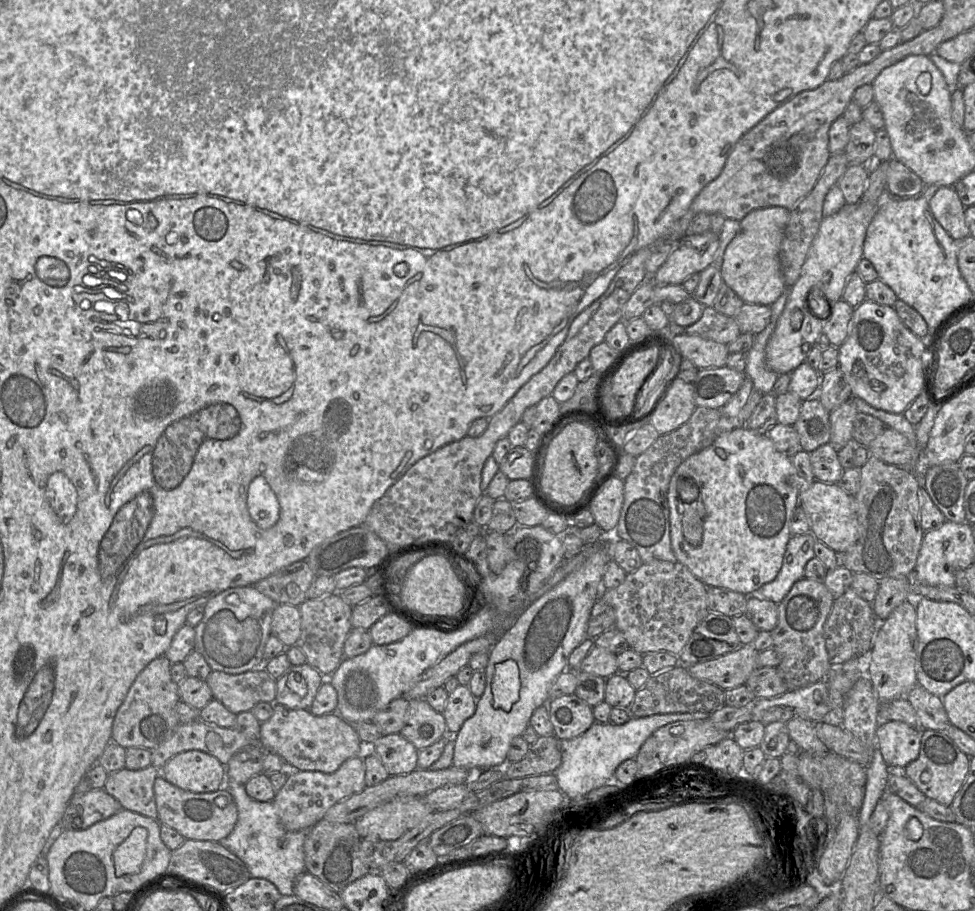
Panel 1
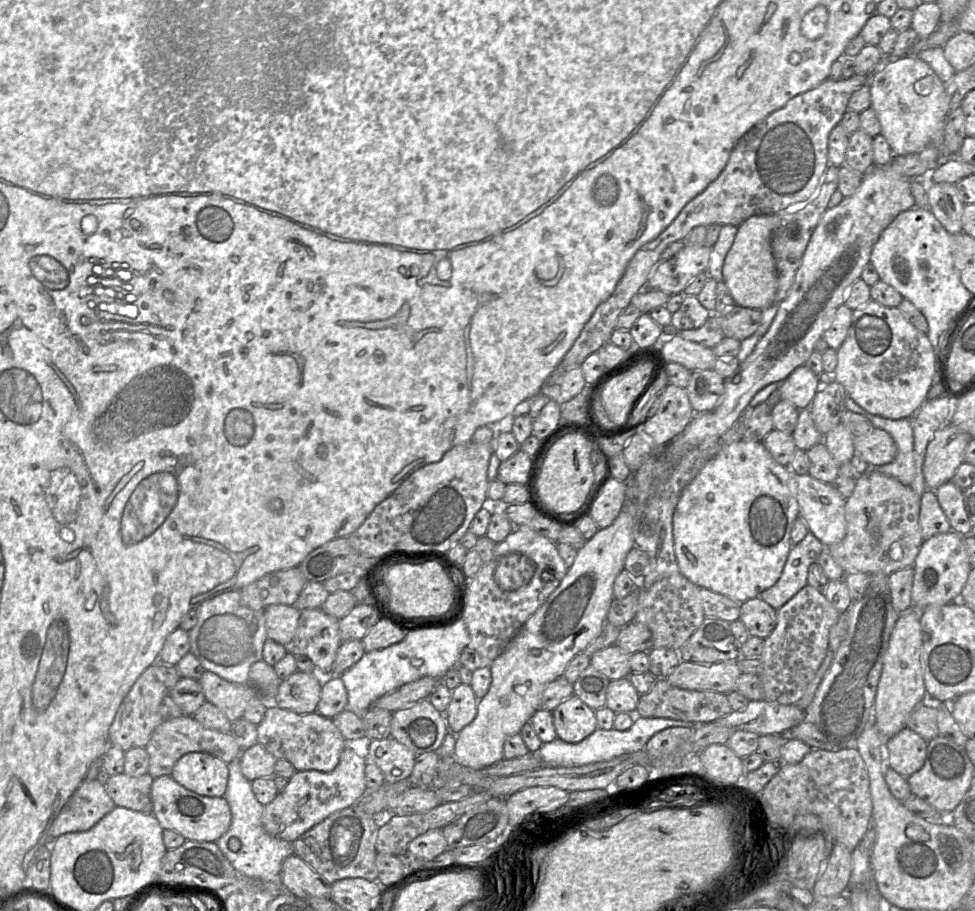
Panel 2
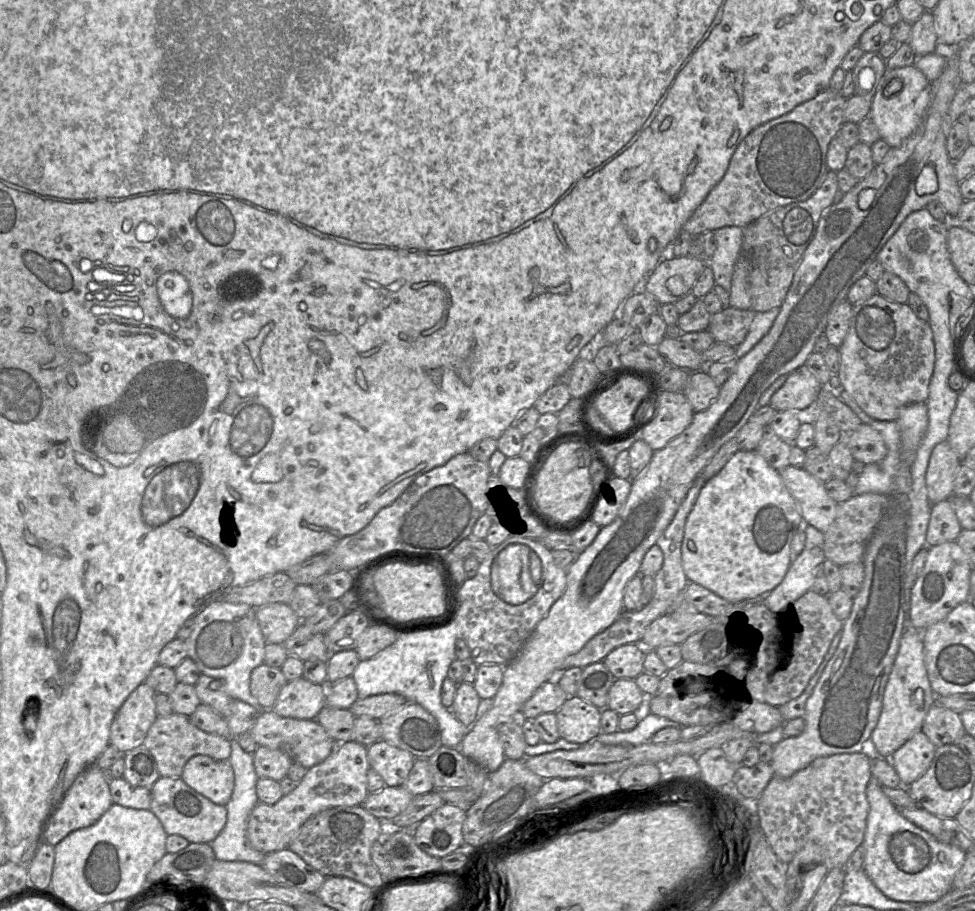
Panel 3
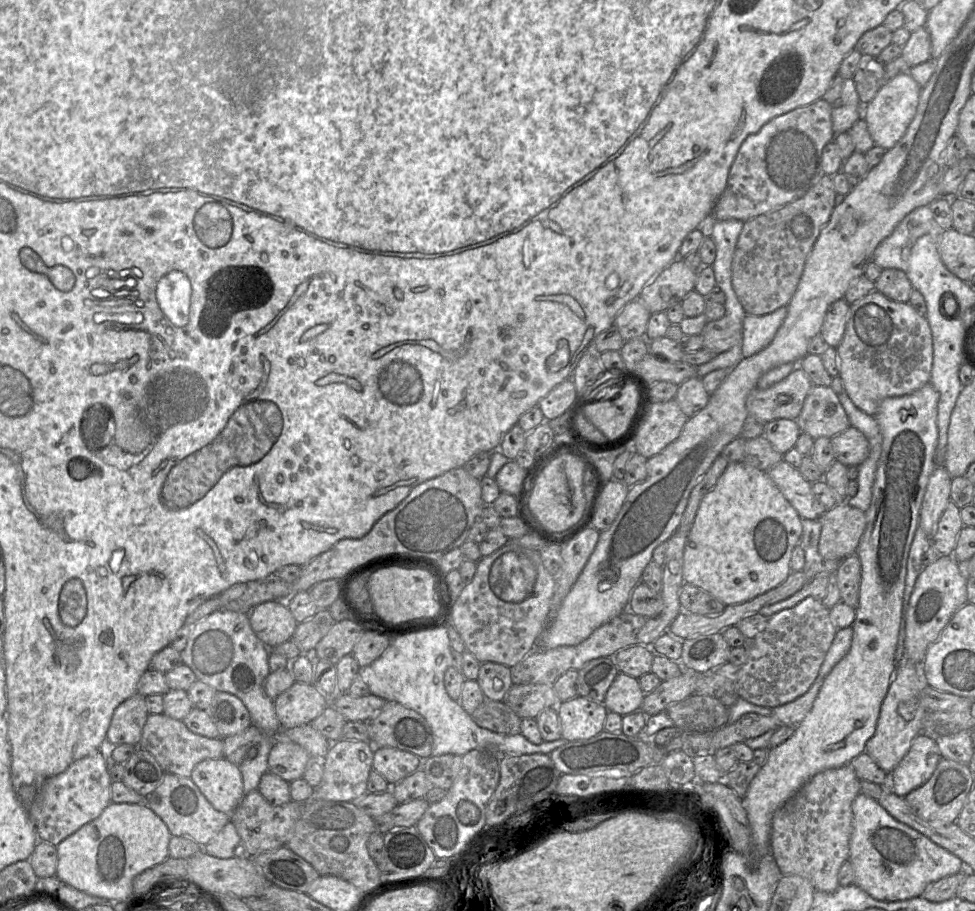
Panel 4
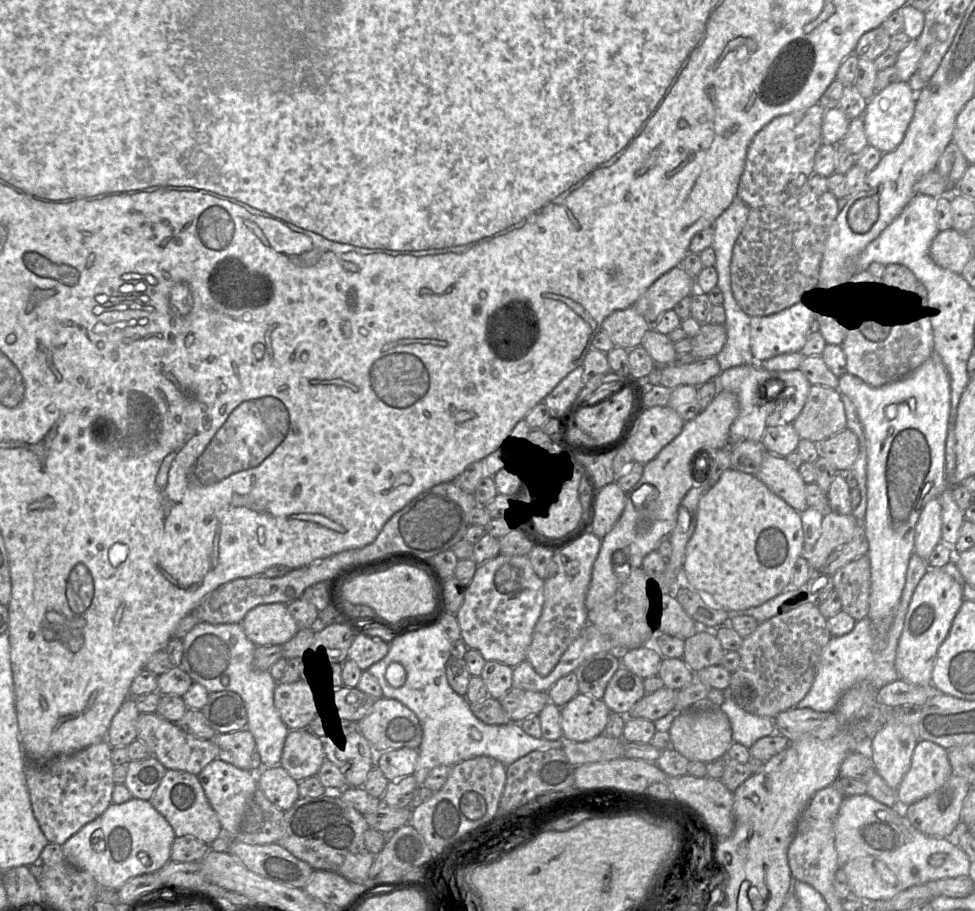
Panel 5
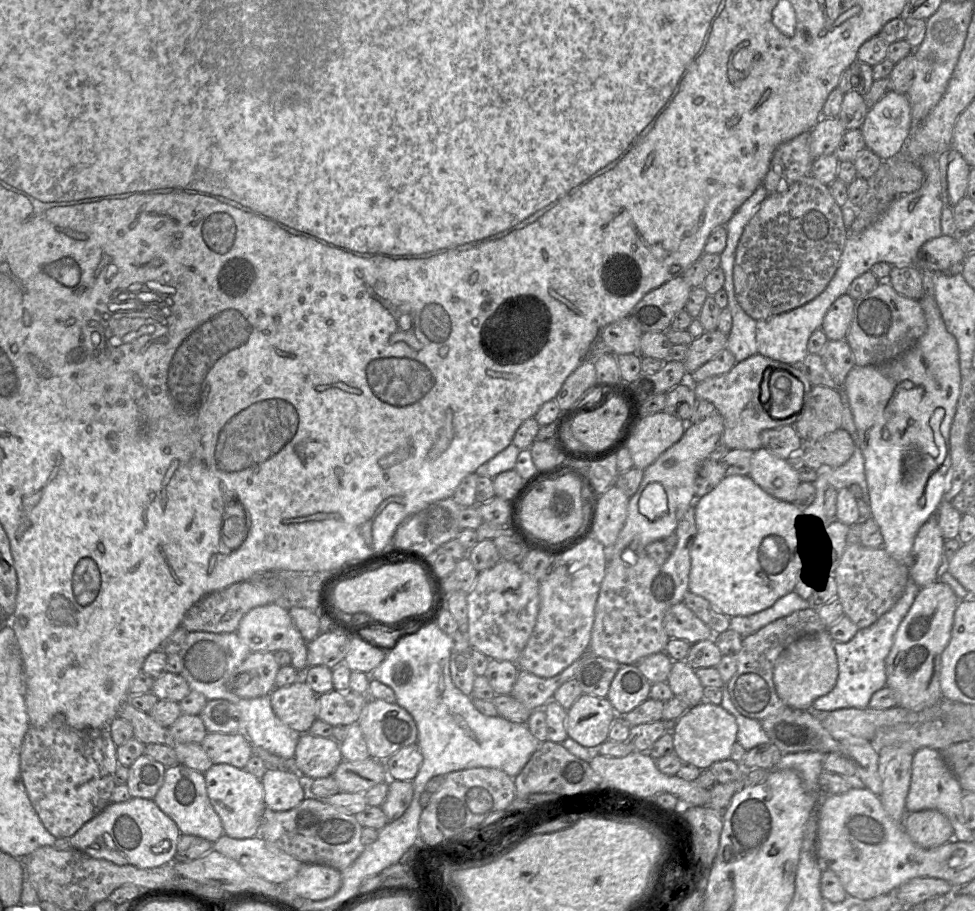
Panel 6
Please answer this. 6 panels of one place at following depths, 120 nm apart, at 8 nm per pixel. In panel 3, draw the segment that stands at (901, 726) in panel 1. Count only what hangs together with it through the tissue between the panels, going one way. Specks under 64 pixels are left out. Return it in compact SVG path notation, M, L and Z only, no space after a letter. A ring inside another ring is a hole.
M921 731L915 732L890 757L901 784L908 787L919 779L929 768L936 747Z

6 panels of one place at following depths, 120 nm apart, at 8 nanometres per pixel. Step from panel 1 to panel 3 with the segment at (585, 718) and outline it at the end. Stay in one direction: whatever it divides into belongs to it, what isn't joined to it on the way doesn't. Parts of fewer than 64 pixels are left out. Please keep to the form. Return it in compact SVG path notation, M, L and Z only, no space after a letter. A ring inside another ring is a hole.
M577 695L568 696L555 713L560 738L580 745L594 740L601 733L601 711Z

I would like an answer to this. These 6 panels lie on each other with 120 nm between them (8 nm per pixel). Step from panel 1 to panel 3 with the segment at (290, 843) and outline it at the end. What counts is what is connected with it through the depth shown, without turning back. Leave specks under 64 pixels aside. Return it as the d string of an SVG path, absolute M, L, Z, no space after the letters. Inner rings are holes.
M231 738L230 763L234 770L235 784L232 797L227 808L227 823L217 838L211 843L215 857L220 861L241 861L256 865L262 865L266 854L251 847L247 840L247 822L250 813L259 803L256 792L256 784L259 779L254 767L254 753L248 753L242 749L237 738Z

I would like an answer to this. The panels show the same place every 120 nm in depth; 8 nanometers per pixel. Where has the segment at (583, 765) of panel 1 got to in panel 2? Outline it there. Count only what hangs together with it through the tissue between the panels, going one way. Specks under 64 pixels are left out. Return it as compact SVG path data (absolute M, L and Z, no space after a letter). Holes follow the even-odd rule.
M635 716L633 724L631 727L625 731L619 731L614 728L610 730L603 730L597 728L591 735L583 739L579 743L571 744L566 743L558 738L550 743L543 743L540 749L537 751L539 758L542 762L543 766L550 766L550 767L576 767L576 766L583 766L591 763L596 762L603 762L611 760L615 757L621 756L627 753L633 753L645 748L646 743L650 740L650 738L655 735L656 733L672 727L686 727L686 728L693 728L696 725L702 724L694 724L692 722L682 721L682 720L673 720L667 718L646 718L642 716Z

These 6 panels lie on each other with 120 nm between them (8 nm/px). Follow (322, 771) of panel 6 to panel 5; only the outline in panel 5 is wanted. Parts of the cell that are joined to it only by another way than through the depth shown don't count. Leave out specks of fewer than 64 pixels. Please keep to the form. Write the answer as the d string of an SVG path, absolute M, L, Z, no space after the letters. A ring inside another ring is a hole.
M290 730L283 747L280 766L298 782L317 776L322 764L330 758L328 743L310 730Z

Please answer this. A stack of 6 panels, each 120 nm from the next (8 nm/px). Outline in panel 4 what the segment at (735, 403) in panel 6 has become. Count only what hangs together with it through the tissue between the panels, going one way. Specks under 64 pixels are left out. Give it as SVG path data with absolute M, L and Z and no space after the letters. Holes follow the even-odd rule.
M796 366L789 376L777 384L752 391L747 399L749 418L762 424L777 419L797 420L812 386L807 373Z

